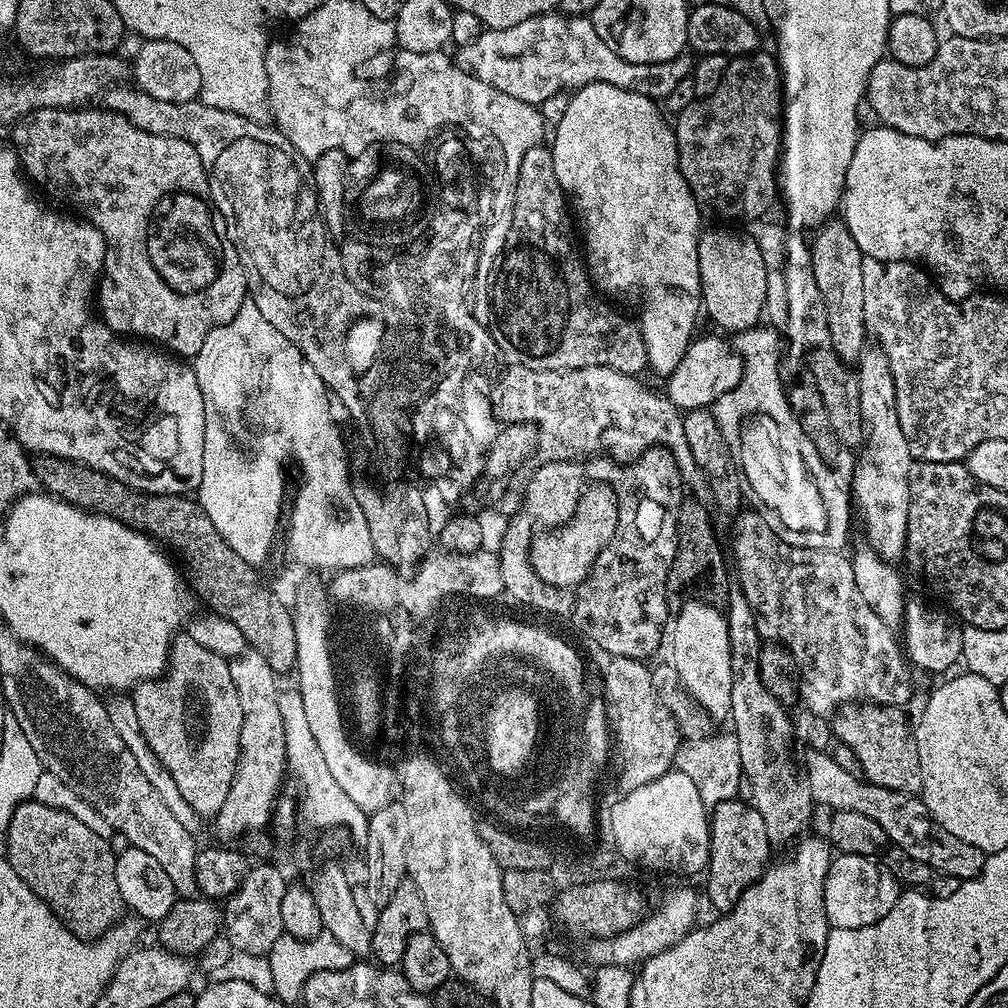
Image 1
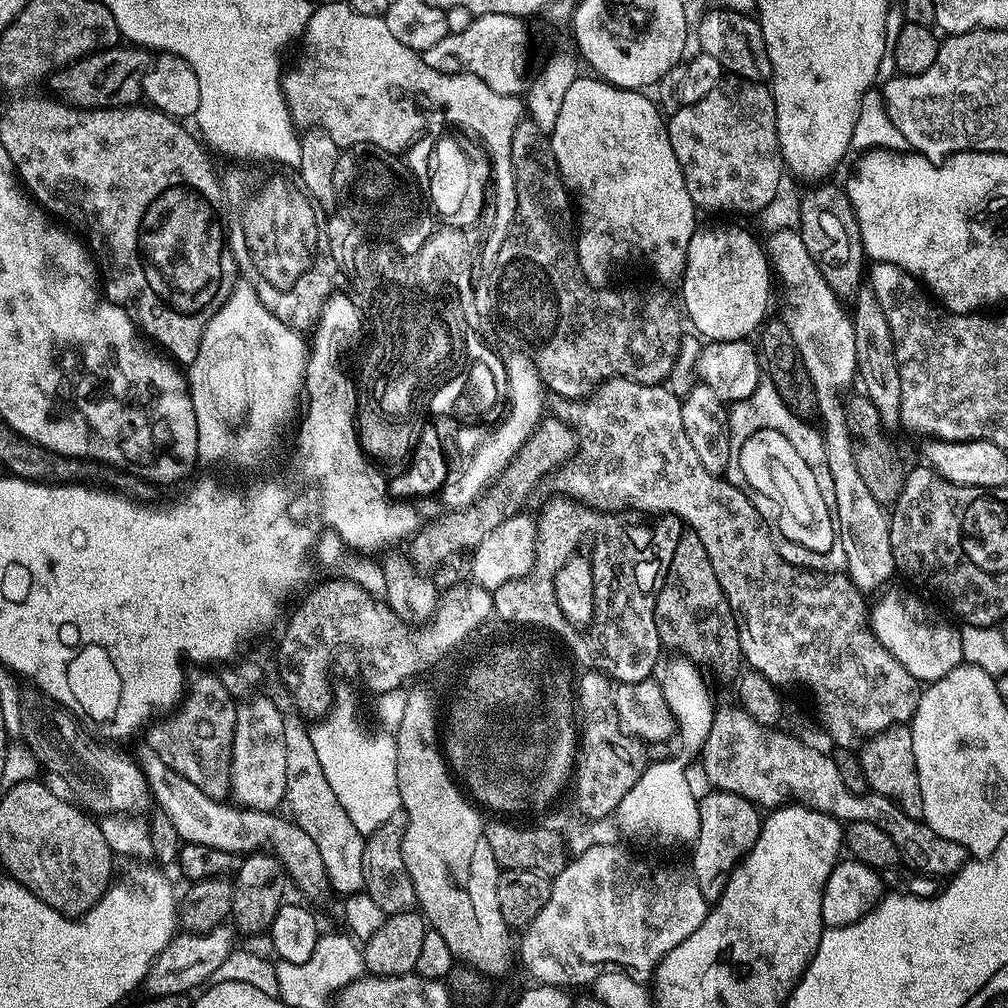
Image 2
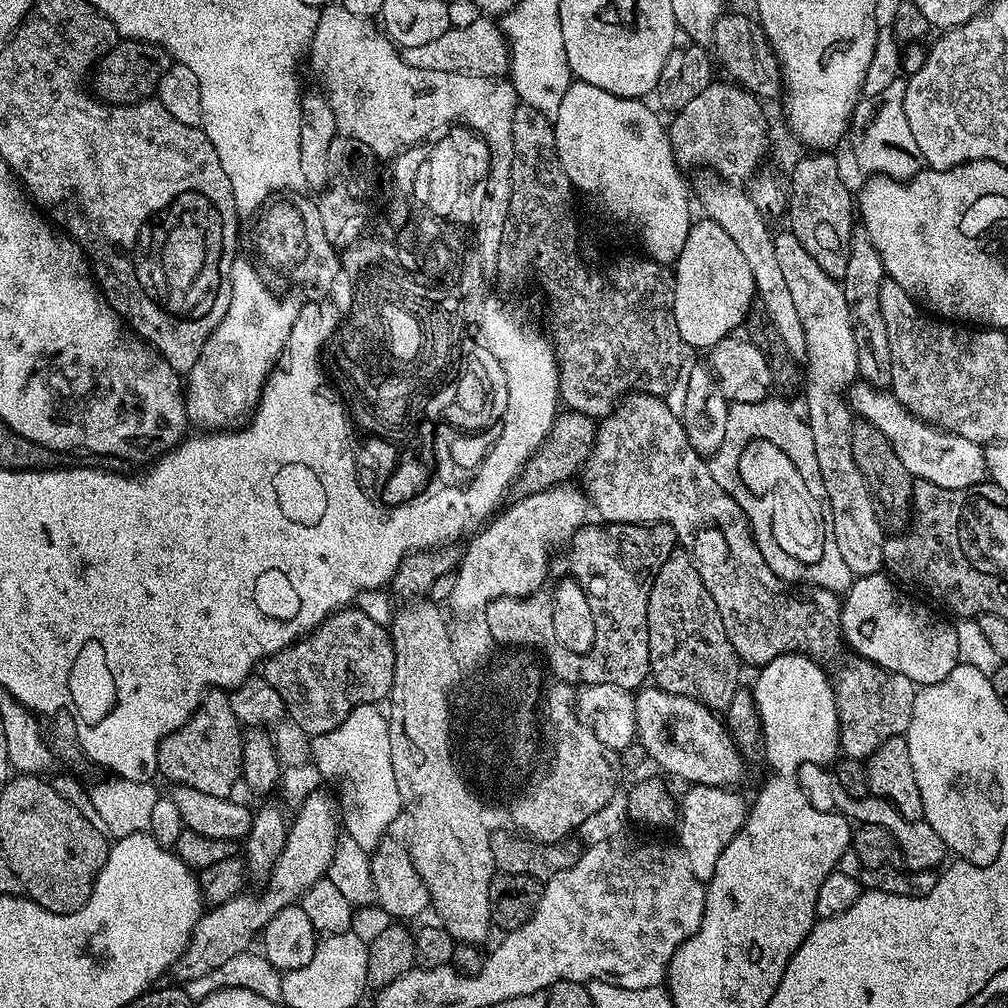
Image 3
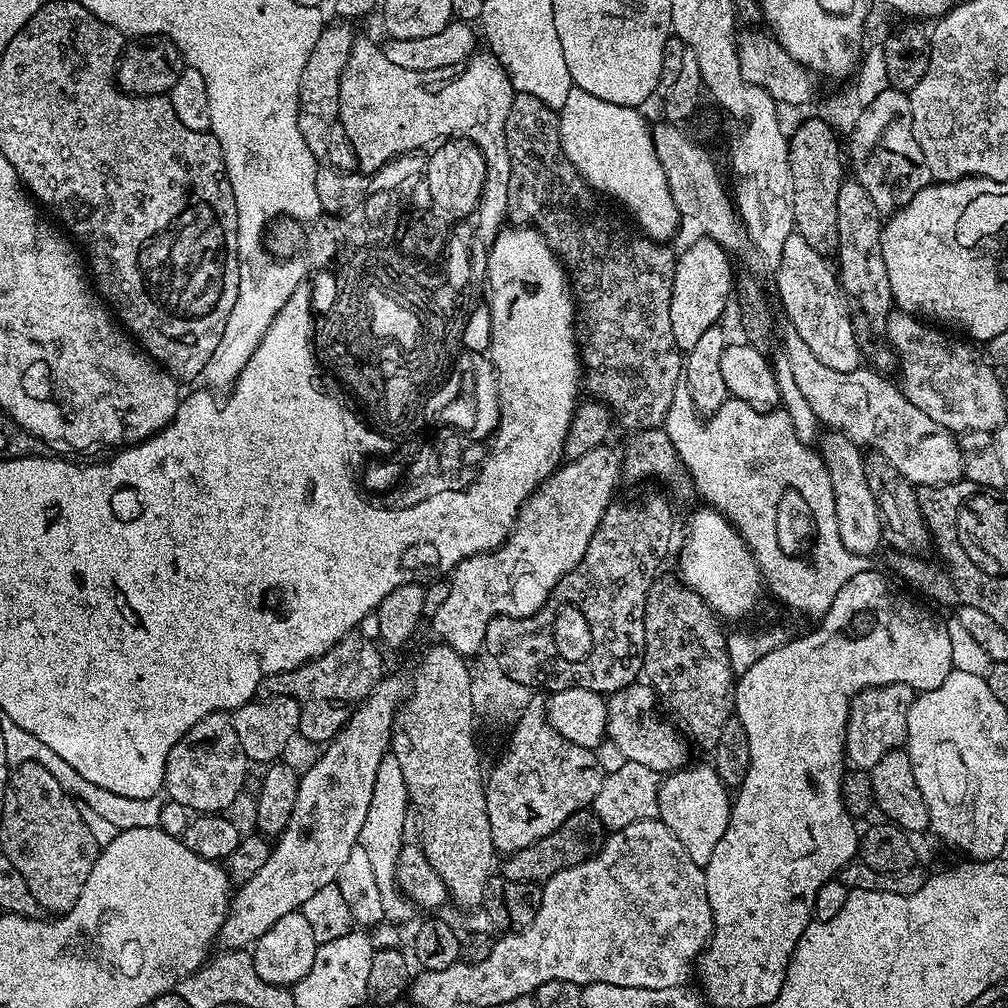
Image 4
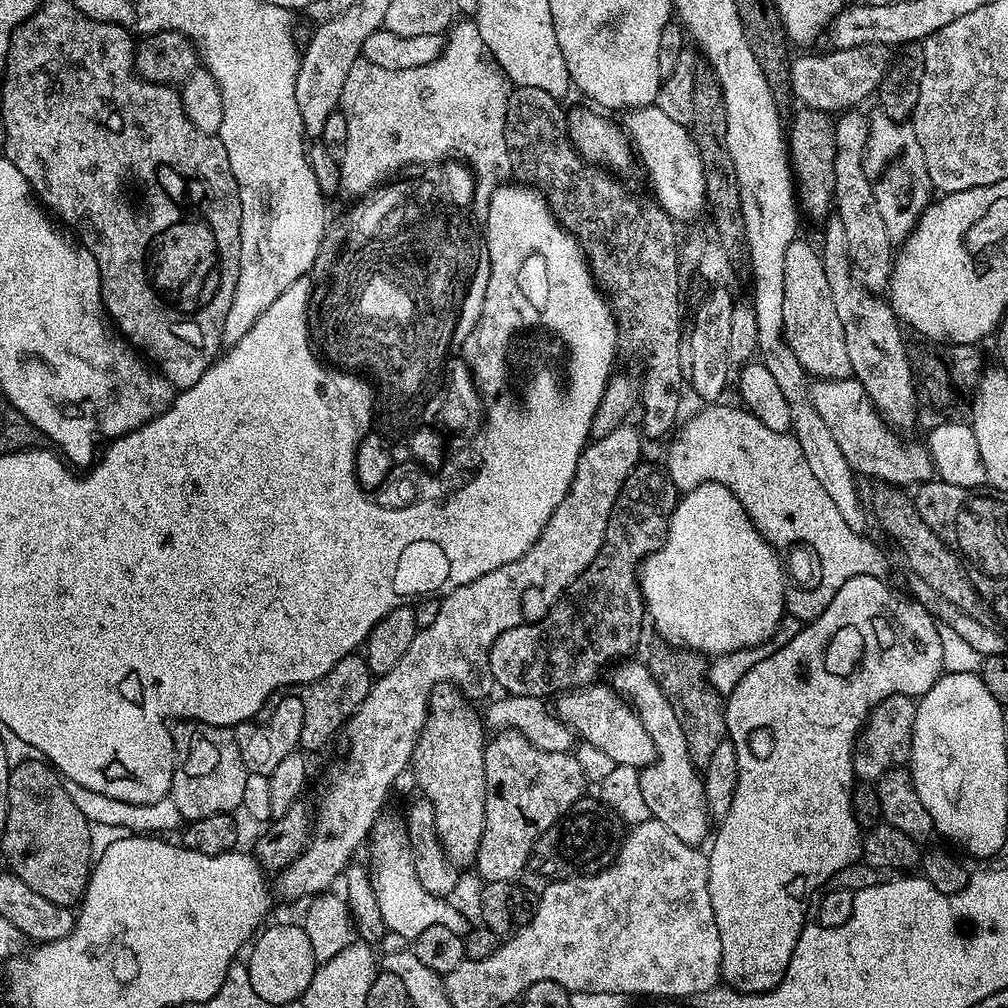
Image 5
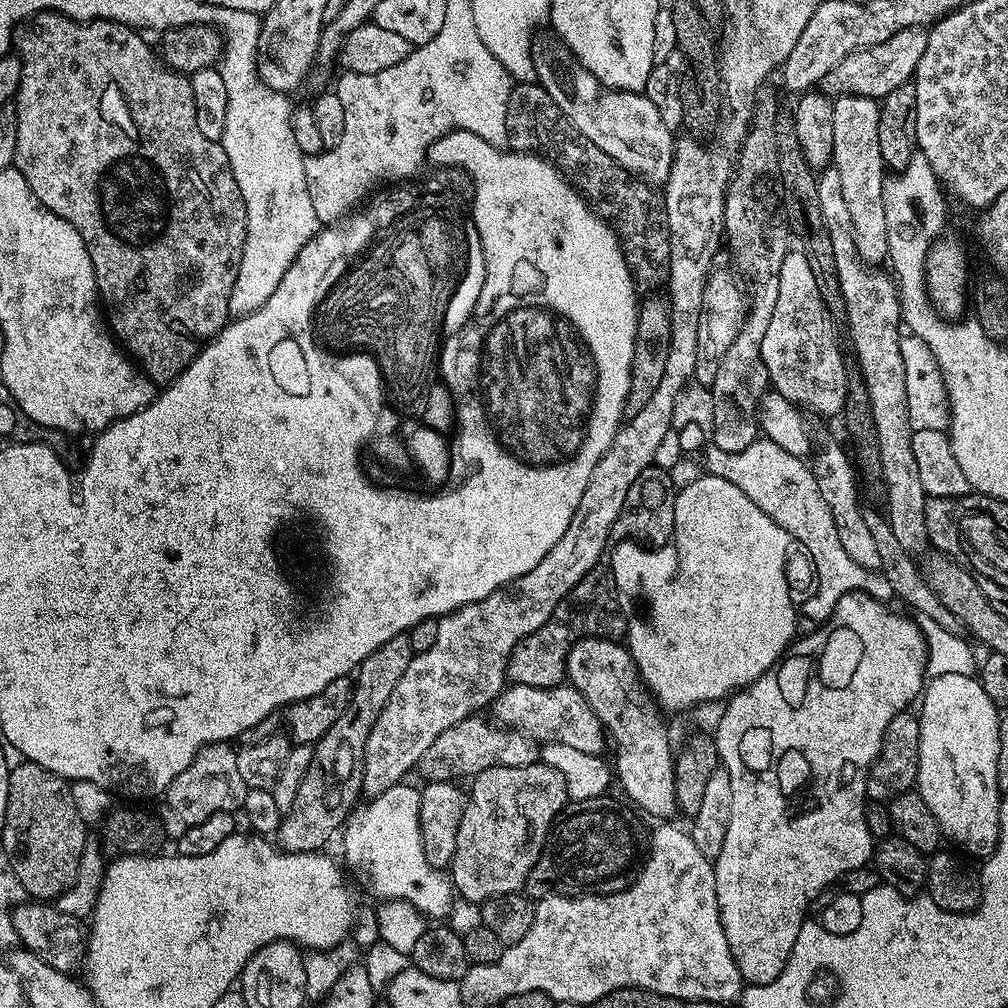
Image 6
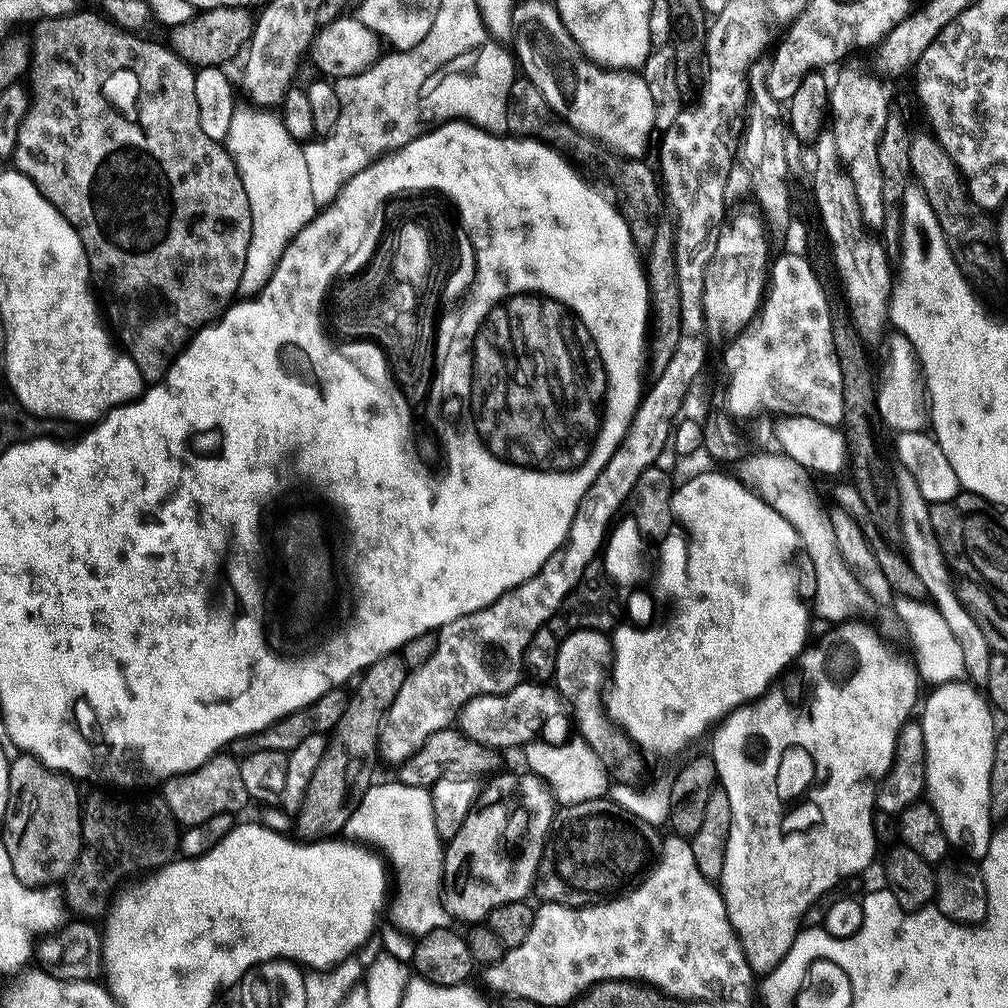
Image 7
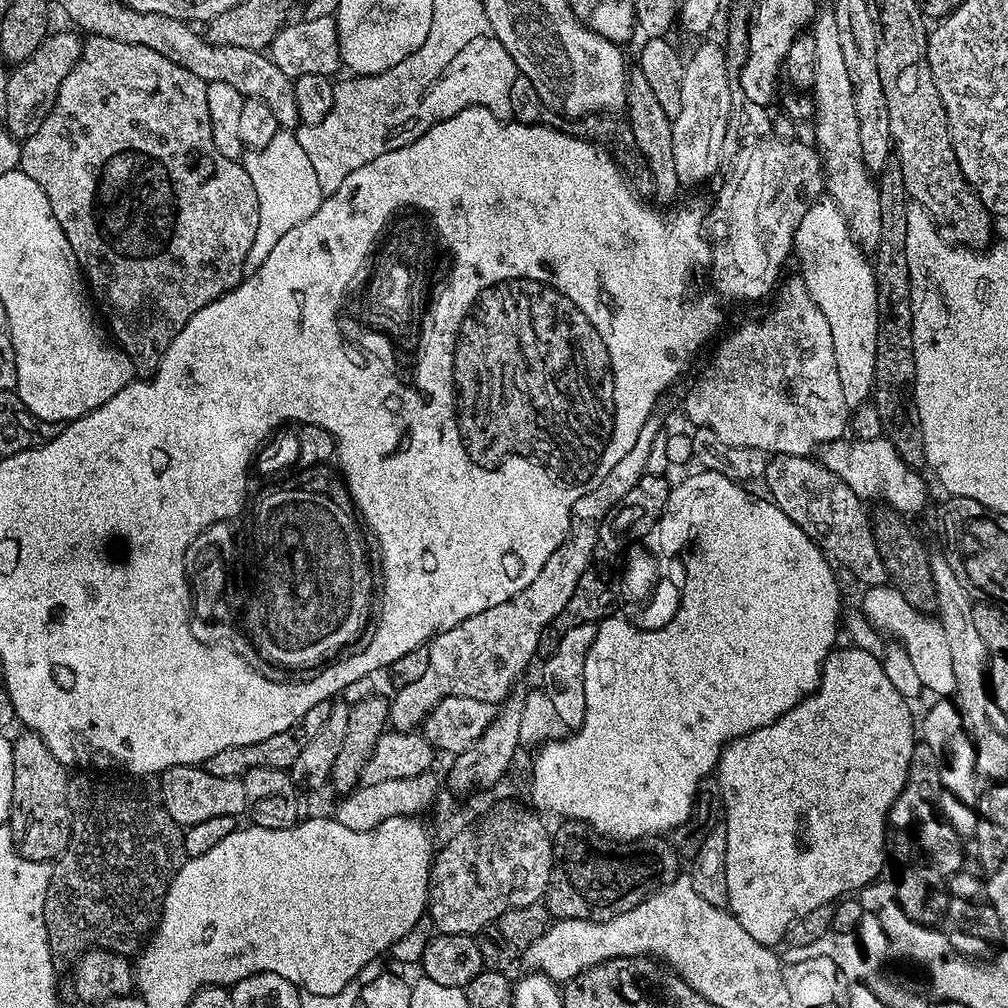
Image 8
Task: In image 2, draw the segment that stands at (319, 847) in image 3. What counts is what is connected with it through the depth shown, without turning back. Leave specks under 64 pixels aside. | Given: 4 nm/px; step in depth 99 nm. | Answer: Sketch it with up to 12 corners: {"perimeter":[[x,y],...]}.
{"perimeter":[[231,927],[173,936],[148,996],[192,994],[234,949]]}

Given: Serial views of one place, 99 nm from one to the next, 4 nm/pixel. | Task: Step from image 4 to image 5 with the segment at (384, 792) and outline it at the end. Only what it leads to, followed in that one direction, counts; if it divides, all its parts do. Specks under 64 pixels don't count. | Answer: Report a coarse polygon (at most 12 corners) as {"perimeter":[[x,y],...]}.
{"perimeter":[[377,820],[372,886],[387,931],[407,942],[439,924],[465,931],[422,890],[401,821]]}

